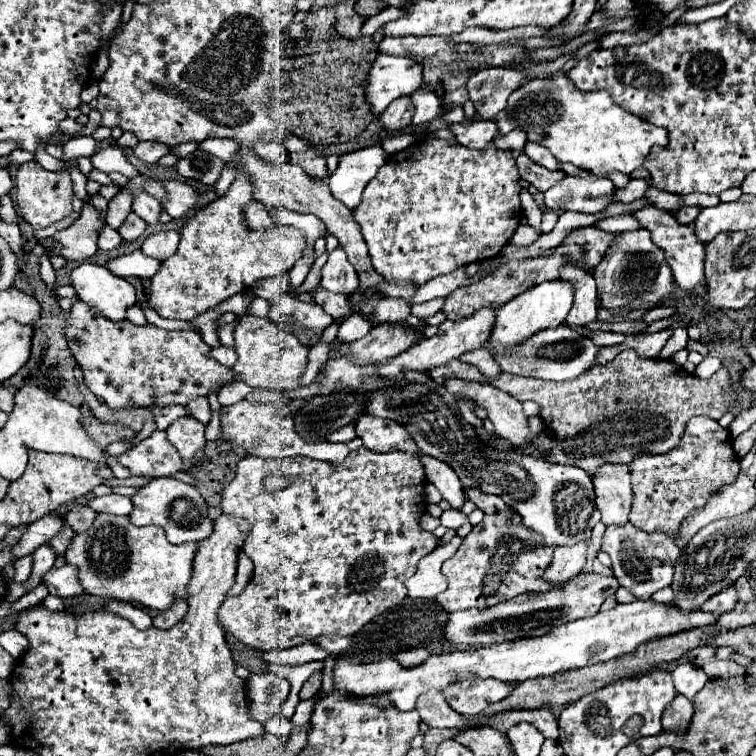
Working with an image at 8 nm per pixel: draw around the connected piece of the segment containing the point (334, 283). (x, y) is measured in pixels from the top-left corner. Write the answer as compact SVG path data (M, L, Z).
M336 248L328 254L328 262L322 268L322 282L326 290L330 292L342 292L350 294L358 290L358 276L354 266L348 262L346 252L342 248Z

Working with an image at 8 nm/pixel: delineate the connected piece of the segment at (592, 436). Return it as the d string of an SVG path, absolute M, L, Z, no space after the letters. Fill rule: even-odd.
M624 350L618 354L612 362L604 366L592 366L586 370L586 374L580 374L574 380L566 382L546 382L546 380L534 380L534 378L518 378L512 374L498 374L490 382L492 386L506 390L510 396L524 398L524 400L534 400L542 406L540 416L550 432L556 434L558 444L546 454L550 462L558 464L568 464L568 466L578 466L586 470L588 474L594 474L594 470L602 462L616 462L616 464L630 464L632 462L632 452L652 452L652 454L662 454L672 450L686 428L686 422L692 416L710 416L714 420L720 420L722 414L728 412L730 406L736 404L736 392L732 390L732 382L728 376L726 368L720 368L716 374L712 374L708 380L702 380L686 370L682 370L676 362L672 360L654 360L640 356L636 350ZM624 442L642 442L642 448L624 448Z

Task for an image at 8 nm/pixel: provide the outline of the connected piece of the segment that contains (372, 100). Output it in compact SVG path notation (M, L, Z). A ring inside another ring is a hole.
M378 54L366 84L366 100L372 106L372 114L380 116L386 106L398 96L412 94L422 86L422 66L410 58L398 58L390 54Z

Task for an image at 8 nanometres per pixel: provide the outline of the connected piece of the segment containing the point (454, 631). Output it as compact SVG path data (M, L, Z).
M600 574L576 576L568 580L566 586L560 590L550 590L544 594L522 594L518 598L512 598L482 610L470 608L462 612L452 612L448 614L442 636L450 644L468 644L468 646L478 646L478 644L484 646L484 644L496 644L506 640L542 636L566 622L598 614L600 604L604 602L606 596L612 596L614 590L618 590L616 578L606 578Z

